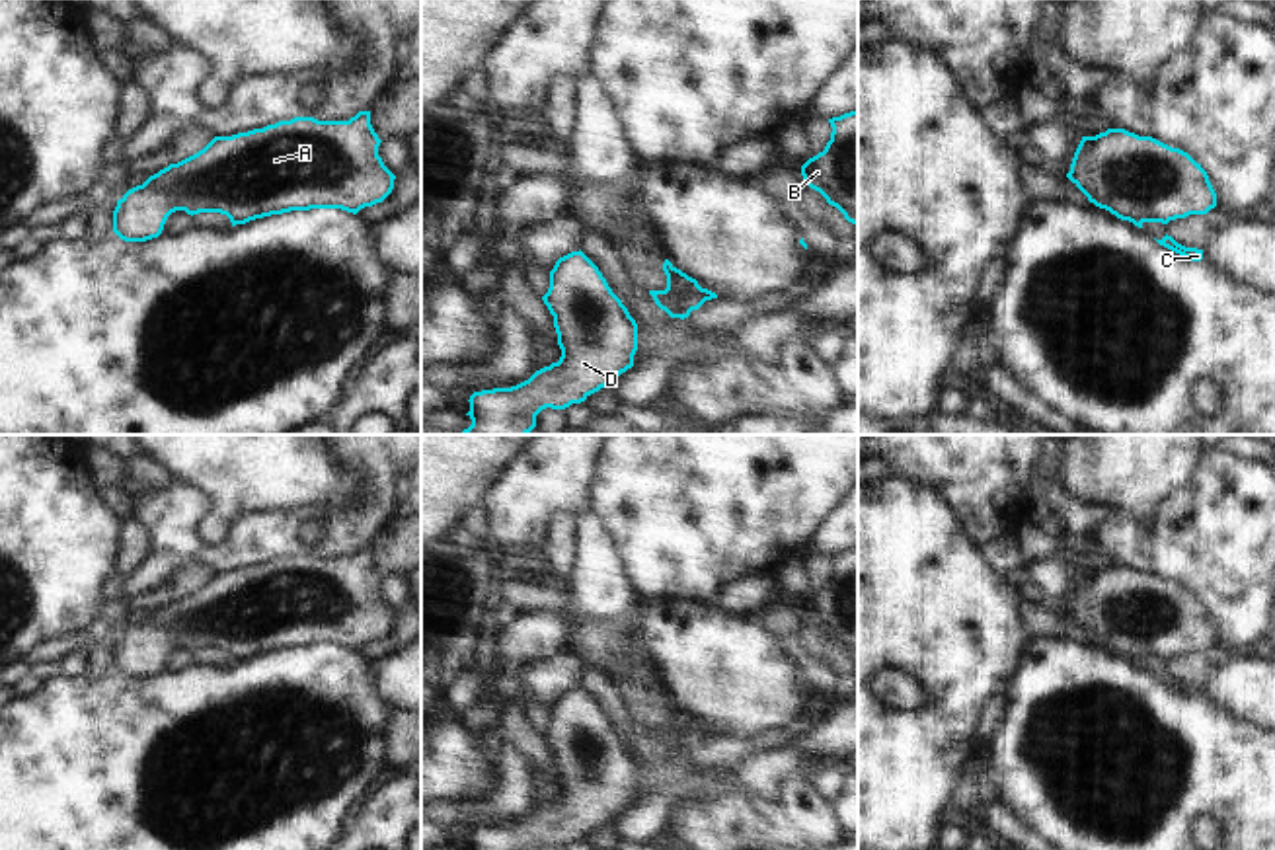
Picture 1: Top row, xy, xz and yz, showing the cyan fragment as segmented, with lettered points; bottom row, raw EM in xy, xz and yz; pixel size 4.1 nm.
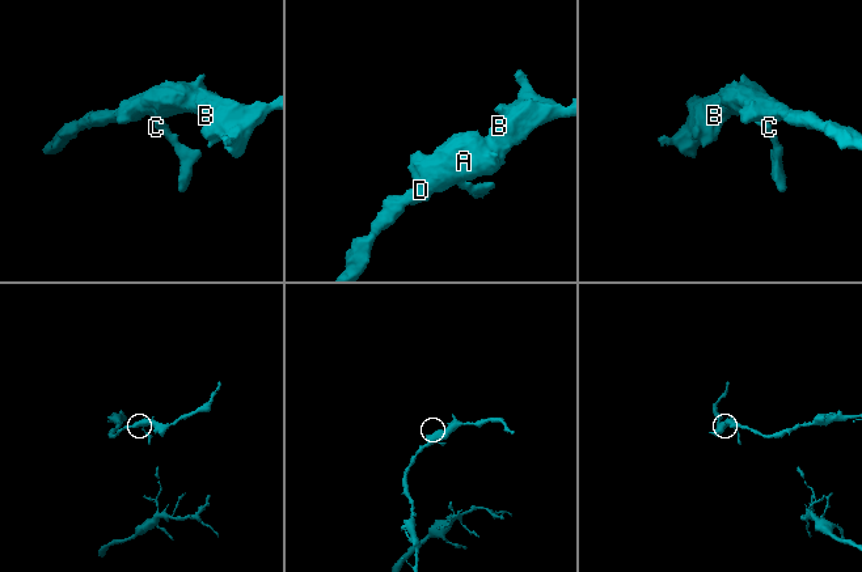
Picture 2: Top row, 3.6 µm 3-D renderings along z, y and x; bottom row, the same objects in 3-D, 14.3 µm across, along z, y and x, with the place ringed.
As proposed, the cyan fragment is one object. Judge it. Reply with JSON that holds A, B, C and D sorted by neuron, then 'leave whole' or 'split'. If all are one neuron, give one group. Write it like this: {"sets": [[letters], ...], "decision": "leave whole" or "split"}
{"sets": [["A", "B", "D"], ["C"]], "decision": "split"}

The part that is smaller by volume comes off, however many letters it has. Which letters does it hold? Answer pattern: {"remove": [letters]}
{"remove": ["C"]}

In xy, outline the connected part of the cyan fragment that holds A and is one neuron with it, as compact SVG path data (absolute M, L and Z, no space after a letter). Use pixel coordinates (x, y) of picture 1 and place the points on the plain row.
M359 548L349 558L294 554L232 573L214 573L197 591L129 626L113 647L113 669L125 678L158 675L175 647L191 653L220 649L236 661L310 645L341 645L357 651L382 639L394 626L396 612L378 593L380 579L370 561L370 548Z

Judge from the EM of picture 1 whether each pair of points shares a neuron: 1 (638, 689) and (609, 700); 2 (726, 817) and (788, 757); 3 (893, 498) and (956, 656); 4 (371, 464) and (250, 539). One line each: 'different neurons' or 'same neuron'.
1: different neurons
2: different neurons
3: same neuron
4: same neuron

